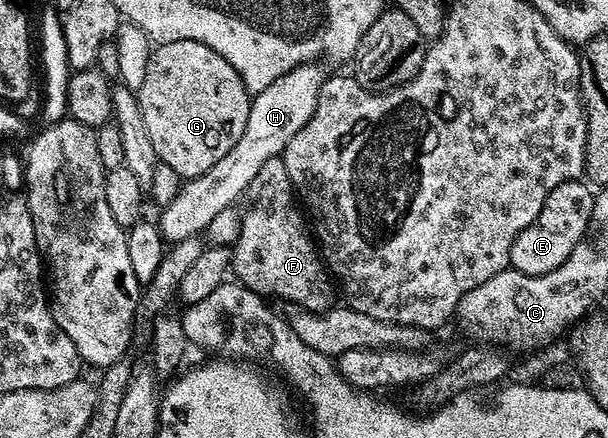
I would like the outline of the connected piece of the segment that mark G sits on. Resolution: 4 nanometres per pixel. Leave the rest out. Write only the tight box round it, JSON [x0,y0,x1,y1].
[137,40,252,180]

